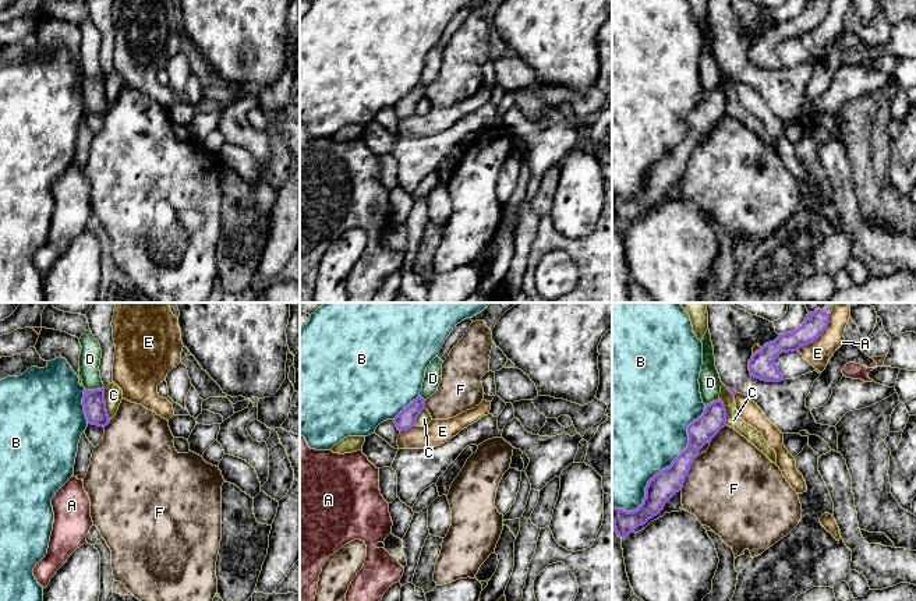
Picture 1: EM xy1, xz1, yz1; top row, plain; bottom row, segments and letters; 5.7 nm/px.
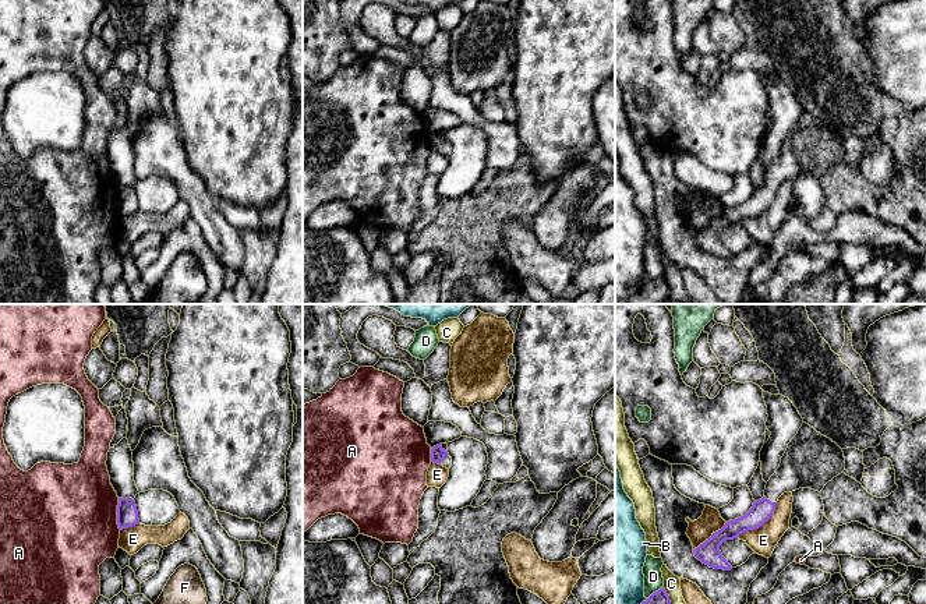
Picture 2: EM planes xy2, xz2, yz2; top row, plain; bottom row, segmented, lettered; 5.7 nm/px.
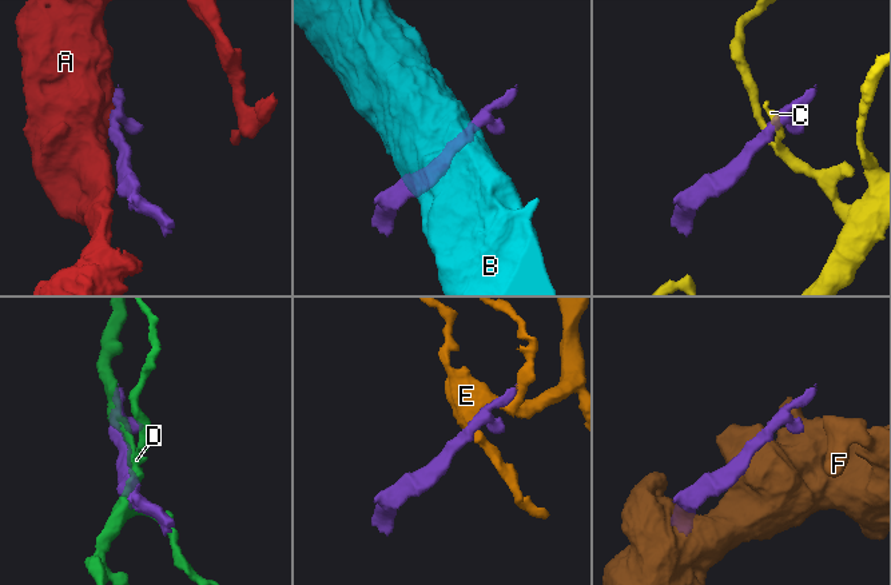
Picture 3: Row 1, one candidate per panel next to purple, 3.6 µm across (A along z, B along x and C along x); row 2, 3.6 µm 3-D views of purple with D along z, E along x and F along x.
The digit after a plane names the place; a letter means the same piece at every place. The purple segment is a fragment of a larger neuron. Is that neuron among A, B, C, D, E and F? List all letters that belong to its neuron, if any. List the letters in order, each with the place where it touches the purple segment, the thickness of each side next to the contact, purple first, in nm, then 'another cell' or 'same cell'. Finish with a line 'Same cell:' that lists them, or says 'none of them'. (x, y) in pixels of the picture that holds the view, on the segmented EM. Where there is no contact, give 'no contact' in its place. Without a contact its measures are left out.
A: xy2 (117, 514) | 130/500 nm | another cell
B: yz1 (664, 469) | 160/500 nm | another cell
C: xy1 (105, 405) | 130/110 nm | another cell
D: xy1 (95, 389) | 130/130 nm | another cell
E: yz2 (760, 525) | 120/160 nm | another cell
F: yz1 (688, 473) | 160/500 nm | another cell
Same cell: none of them

